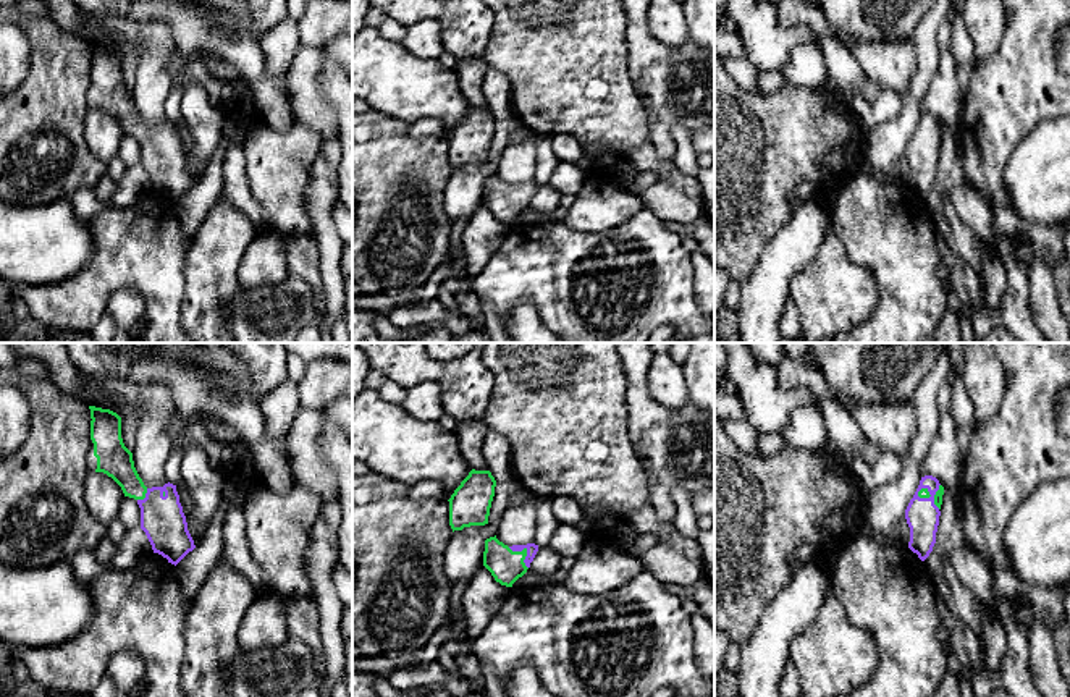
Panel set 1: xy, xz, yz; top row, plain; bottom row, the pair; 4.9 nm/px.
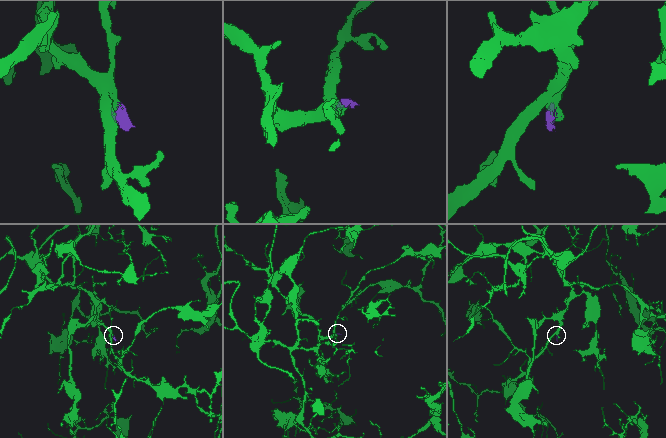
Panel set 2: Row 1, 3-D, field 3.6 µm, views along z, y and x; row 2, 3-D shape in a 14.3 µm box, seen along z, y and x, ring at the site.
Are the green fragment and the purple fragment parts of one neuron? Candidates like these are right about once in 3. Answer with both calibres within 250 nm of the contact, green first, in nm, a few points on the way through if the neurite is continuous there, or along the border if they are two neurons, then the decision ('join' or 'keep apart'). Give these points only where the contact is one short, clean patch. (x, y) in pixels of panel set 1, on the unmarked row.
170/60 nm | across xz (506, 204), (526, 188), (532, 186) | join

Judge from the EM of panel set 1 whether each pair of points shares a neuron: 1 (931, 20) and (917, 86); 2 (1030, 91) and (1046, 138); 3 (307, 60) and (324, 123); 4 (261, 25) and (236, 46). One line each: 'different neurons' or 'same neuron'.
1: same neuron
2: different neurons
3: same neuron
4: different neurons

